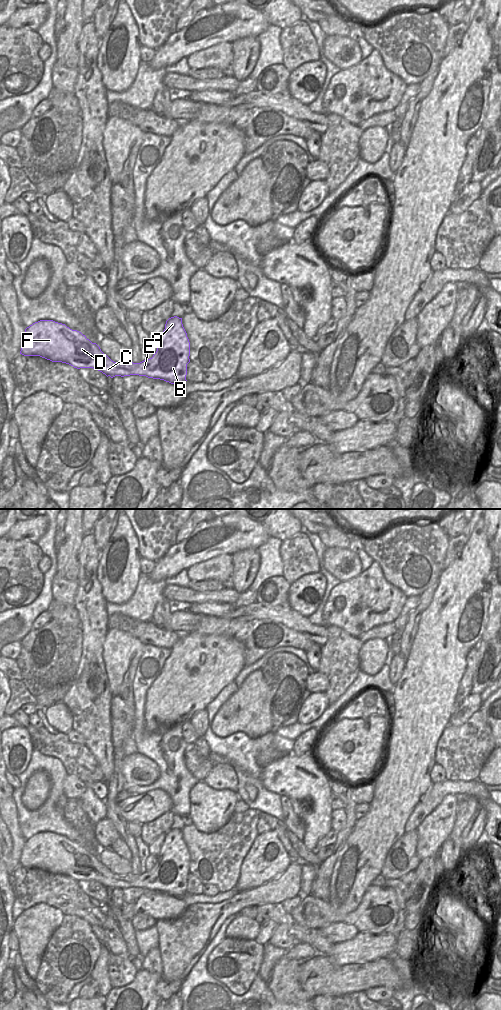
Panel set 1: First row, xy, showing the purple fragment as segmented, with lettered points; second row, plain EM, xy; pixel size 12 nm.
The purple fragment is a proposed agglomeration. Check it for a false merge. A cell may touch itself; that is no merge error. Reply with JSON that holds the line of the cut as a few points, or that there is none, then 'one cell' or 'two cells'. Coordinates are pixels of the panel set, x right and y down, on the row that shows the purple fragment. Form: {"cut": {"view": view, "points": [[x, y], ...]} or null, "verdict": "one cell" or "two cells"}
{"cut": null, "verdict": "one cell"}

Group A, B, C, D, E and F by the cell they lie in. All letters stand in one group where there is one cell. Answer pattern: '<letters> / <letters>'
A B C D E F

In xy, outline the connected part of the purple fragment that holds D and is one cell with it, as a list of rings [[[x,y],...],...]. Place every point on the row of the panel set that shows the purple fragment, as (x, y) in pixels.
[[[174,316],[166,321],[152,358],[140,363],[117,363],[81,332],[53,320],[40,320],[25,329],[20,354],[40,356],[77,369],[93,368],[111,378],[139,375],[180,385],[187,381],[190,342],[182,318]]]

